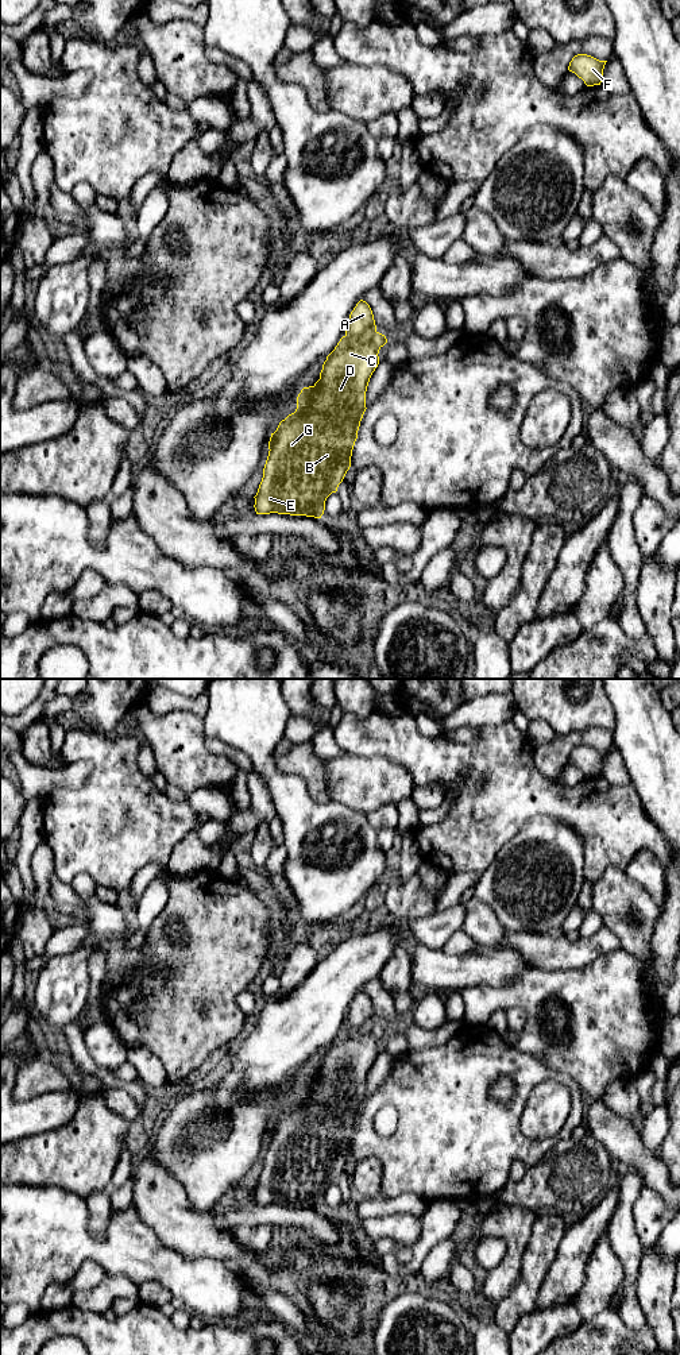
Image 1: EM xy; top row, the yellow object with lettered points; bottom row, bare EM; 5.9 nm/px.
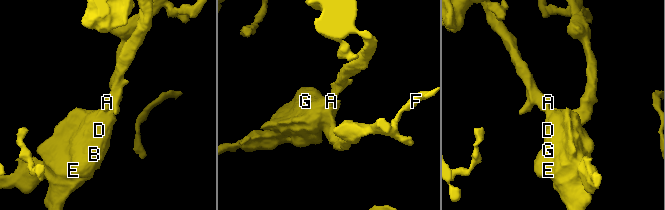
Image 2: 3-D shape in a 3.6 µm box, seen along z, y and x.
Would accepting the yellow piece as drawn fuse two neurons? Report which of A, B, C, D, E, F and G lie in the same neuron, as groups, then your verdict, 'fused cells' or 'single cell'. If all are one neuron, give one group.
A / B C D E F G | fused cells

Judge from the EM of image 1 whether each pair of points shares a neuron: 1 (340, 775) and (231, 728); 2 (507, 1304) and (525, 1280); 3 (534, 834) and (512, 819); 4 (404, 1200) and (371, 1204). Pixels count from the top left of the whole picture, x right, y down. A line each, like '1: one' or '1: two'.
1: two
2: one
3: two
4: one

